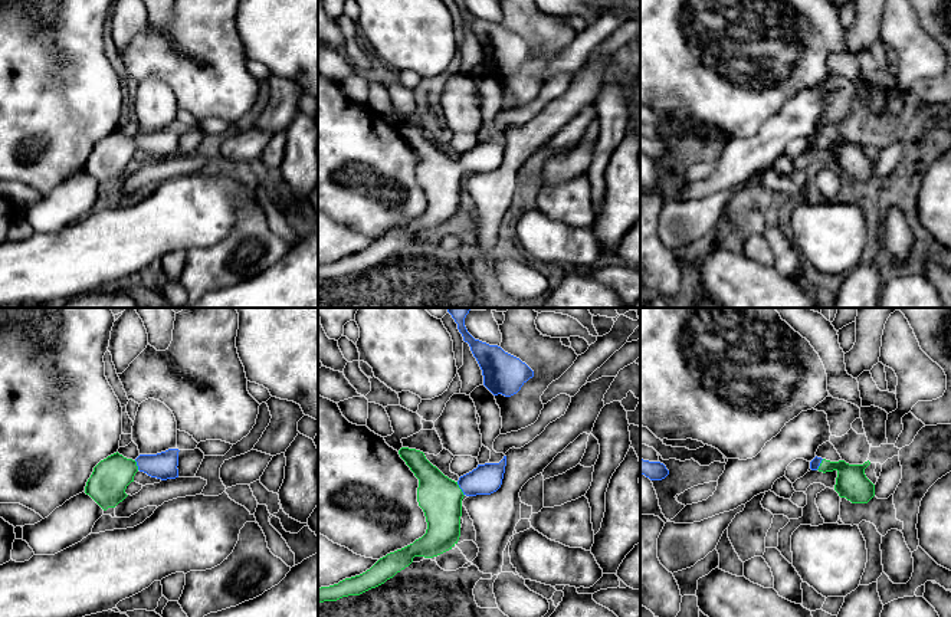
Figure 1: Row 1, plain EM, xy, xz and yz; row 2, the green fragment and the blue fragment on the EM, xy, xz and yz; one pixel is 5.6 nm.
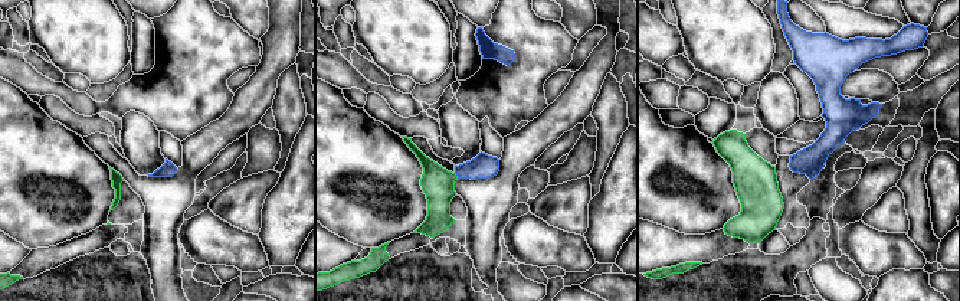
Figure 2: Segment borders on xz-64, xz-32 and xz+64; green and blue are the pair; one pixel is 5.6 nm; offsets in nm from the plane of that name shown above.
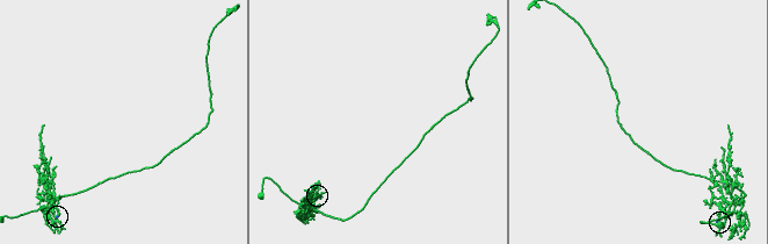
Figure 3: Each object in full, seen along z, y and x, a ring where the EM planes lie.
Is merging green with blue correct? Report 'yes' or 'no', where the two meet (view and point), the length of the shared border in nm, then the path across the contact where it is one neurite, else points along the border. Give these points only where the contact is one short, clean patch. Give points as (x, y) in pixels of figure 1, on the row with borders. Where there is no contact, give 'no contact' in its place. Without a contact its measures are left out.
yes; meets green in xz at (461, 489); contact 90 nm long; runs through xz (440, 498), (461, 489), (485, 479)

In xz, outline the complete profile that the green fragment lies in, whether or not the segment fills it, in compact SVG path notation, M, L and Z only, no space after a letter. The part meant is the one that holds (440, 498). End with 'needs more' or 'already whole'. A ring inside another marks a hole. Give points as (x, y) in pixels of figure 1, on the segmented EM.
M401 447L399 454L419 479L417 502L426 516L426 534L413 544L380 558L365 572L318 588L318 603L360 595L393 578L409 567L414 557L433 558L452 549L460 536L463 496L496 492L502 485L506 466L506 456L504 456L499 463L478 465L455 482L433 466L420 450Z | needs more

